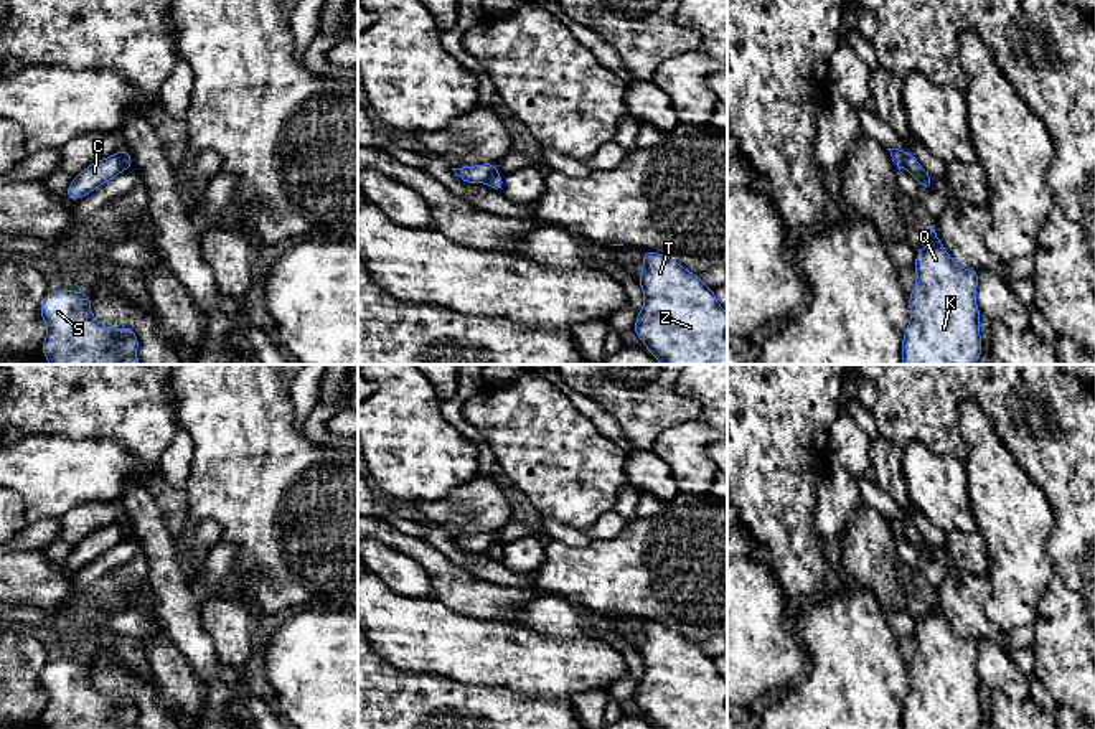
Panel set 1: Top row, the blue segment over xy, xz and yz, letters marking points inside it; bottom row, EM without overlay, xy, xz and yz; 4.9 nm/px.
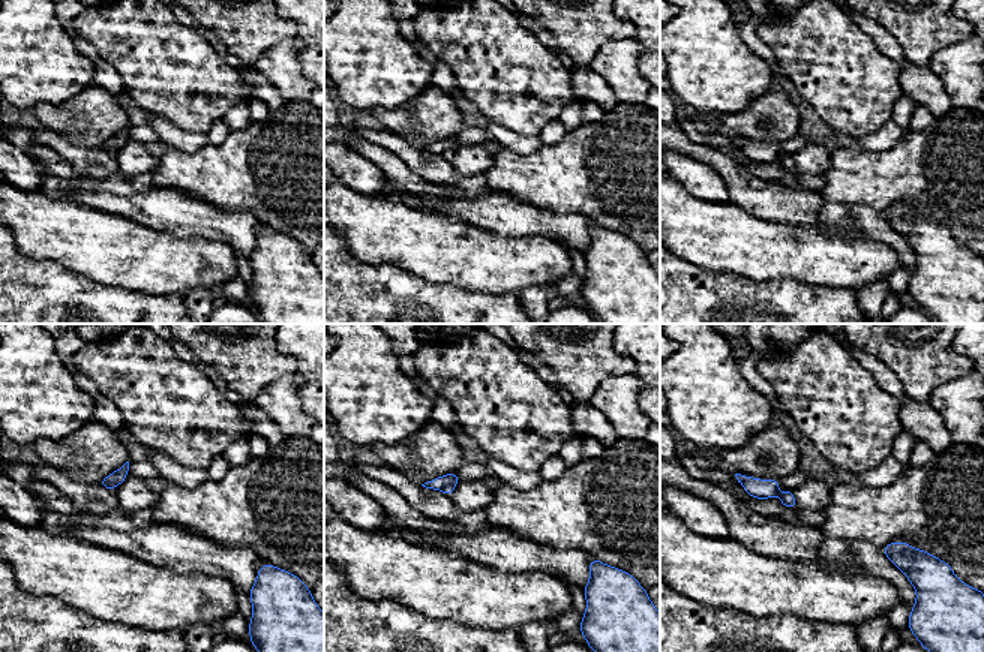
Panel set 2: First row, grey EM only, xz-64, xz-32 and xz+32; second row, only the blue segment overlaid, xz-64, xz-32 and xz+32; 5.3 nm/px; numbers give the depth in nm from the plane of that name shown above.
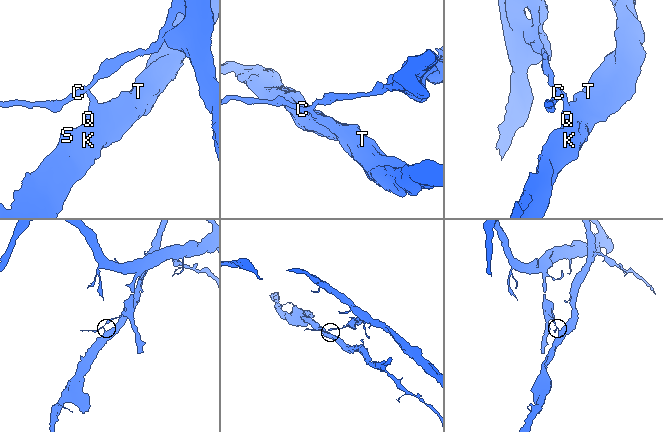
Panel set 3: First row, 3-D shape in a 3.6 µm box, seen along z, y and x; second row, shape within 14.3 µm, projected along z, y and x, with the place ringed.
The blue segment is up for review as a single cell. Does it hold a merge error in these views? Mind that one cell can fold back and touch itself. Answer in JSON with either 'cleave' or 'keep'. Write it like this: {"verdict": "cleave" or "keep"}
{"verdict": "cleave"}

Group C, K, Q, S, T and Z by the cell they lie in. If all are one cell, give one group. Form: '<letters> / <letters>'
C / K Q S T Z

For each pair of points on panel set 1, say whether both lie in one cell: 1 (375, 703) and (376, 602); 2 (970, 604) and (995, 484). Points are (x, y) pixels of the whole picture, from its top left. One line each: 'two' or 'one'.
1: two
2: two

